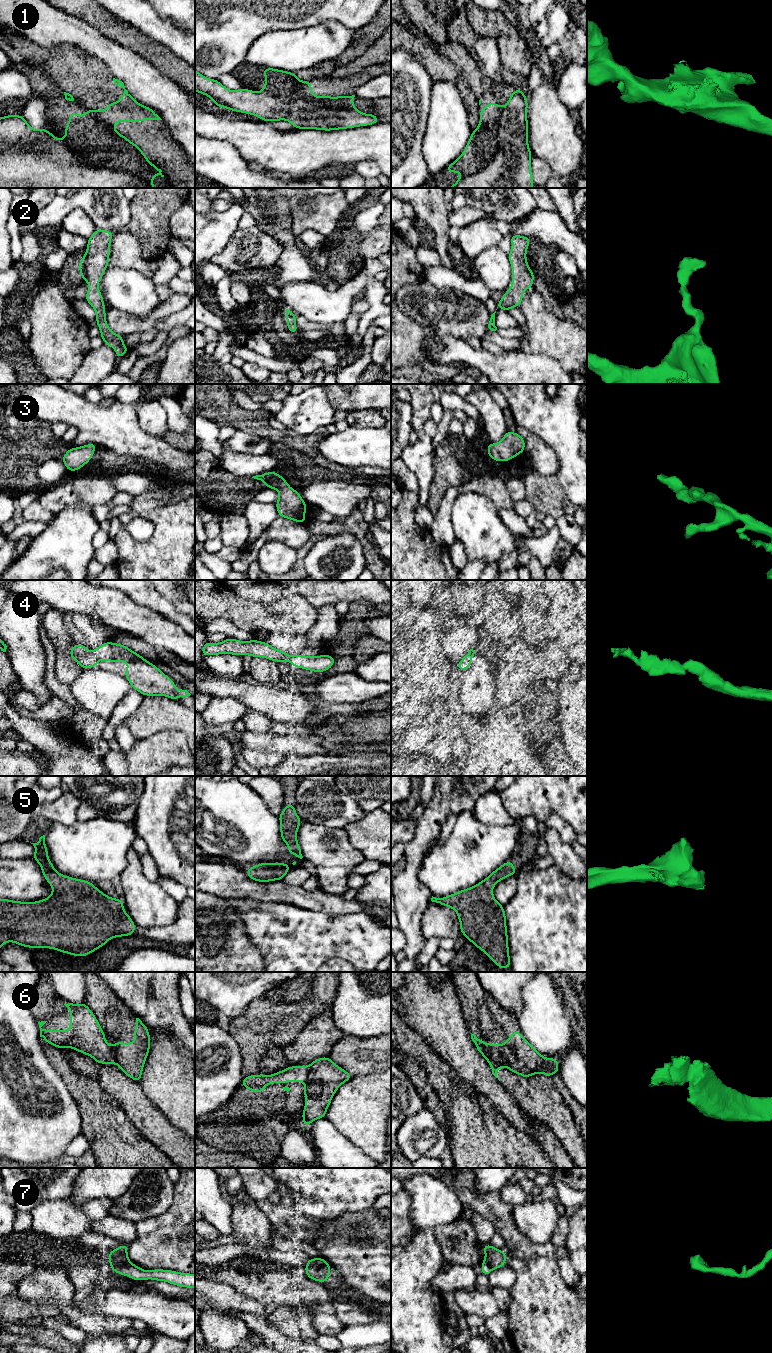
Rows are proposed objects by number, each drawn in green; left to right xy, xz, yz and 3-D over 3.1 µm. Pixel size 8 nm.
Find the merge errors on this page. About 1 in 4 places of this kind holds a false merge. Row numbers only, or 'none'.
1, 6, 7

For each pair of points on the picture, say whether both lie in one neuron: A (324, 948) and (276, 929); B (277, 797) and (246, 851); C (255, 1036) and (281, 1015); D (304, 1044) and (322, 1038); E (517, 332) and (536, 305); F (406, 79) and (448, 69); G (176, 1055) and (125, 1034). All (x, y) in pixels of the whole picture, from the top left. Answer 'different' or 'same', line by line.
A: same
B: different
C: same
D: same
E: different
F: different
G: different

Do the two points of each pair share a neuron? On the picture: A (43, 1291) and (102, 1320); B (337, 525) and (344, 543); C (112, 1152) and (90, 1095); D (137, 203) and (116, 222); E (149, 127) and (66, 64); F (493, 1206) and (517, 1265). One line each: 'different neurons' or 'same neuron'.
A: same neuron
B: different neurons
C: same neuron
D: different neurons
E: same neuron
F: different neurons

